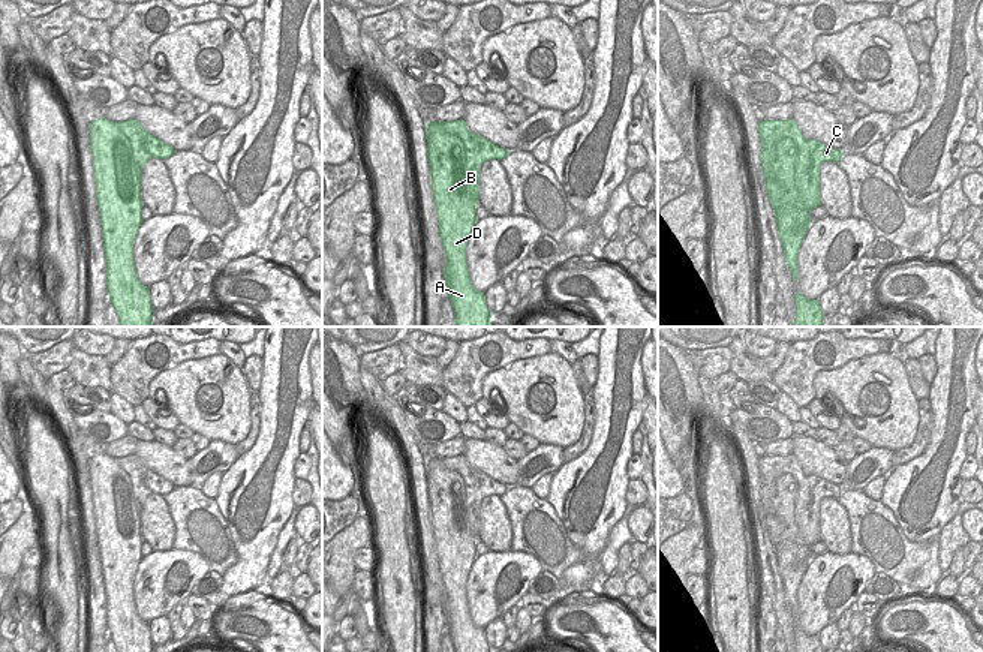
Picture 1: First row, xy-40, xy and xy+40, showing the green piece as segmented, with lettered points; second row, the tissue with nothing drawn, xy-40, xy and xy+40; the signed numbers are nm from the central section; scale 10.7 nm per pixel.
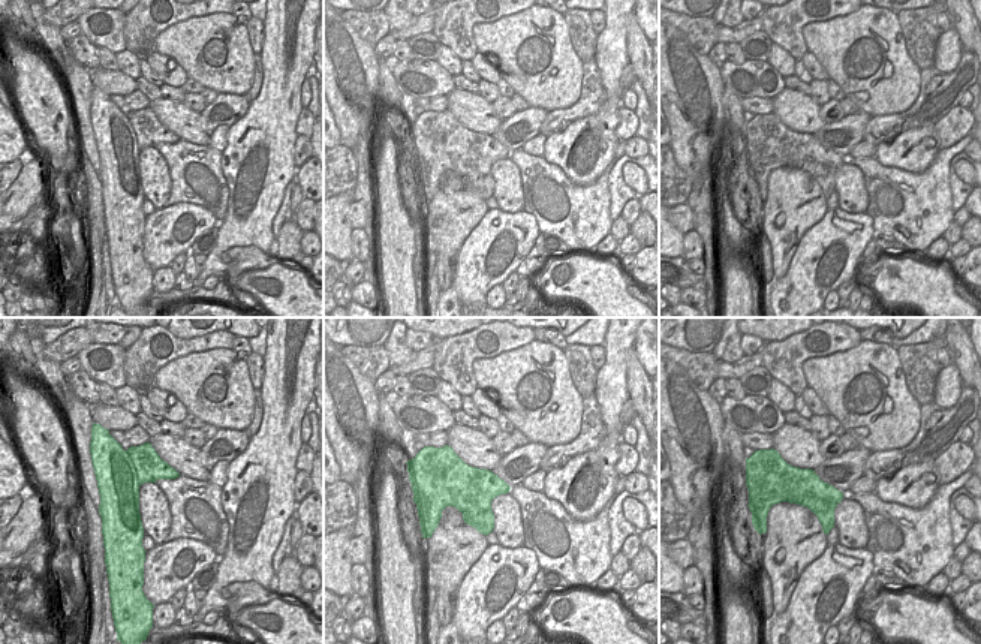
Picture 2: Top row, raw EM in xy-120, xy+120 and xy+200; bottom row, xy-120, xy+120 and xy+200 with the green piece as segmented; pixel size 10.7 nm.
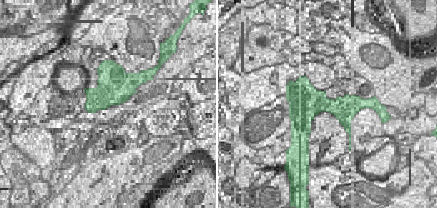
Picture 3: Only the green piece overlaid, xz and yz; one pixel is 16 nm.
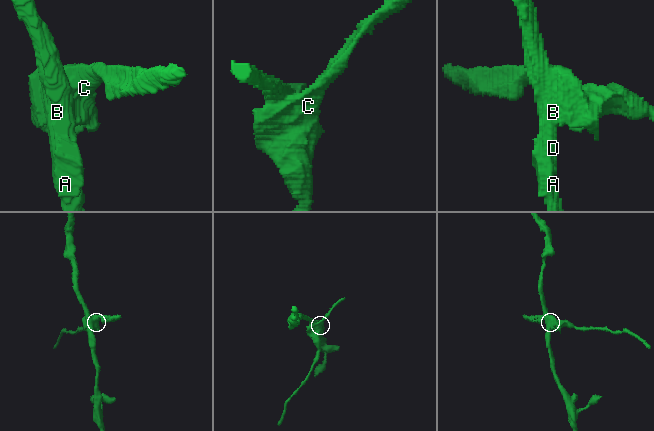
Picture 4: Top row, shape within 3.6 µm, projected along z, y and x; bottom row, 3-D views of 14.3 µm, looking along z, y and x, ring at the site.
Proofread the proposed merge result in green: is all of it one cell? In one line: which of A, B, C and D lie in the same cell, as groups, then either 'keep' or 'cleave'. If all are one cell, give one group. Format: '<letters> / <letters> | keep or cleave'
A B D / C | cleave

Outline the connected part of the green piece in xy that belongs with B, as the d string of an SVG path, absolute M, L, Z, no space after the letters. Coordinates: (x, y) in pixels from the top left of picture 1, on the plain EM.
M435 456L426 460L426 478L439 571L447 591L445 625L454 652L492 652L484 628L472 622L466 598L478 541L469 528L466 484L457 471L442 463L444 459Z

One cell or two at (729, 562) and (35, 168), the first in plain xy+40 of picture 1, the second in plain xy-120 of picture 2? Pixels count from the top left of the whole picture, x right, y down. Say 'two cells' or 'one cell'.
two cells

